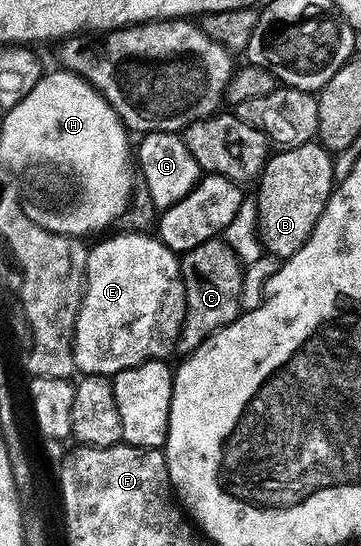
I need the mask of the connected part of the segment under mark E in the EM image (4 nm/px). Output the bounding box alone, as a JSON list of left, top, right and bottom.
[72,230,185,378]

